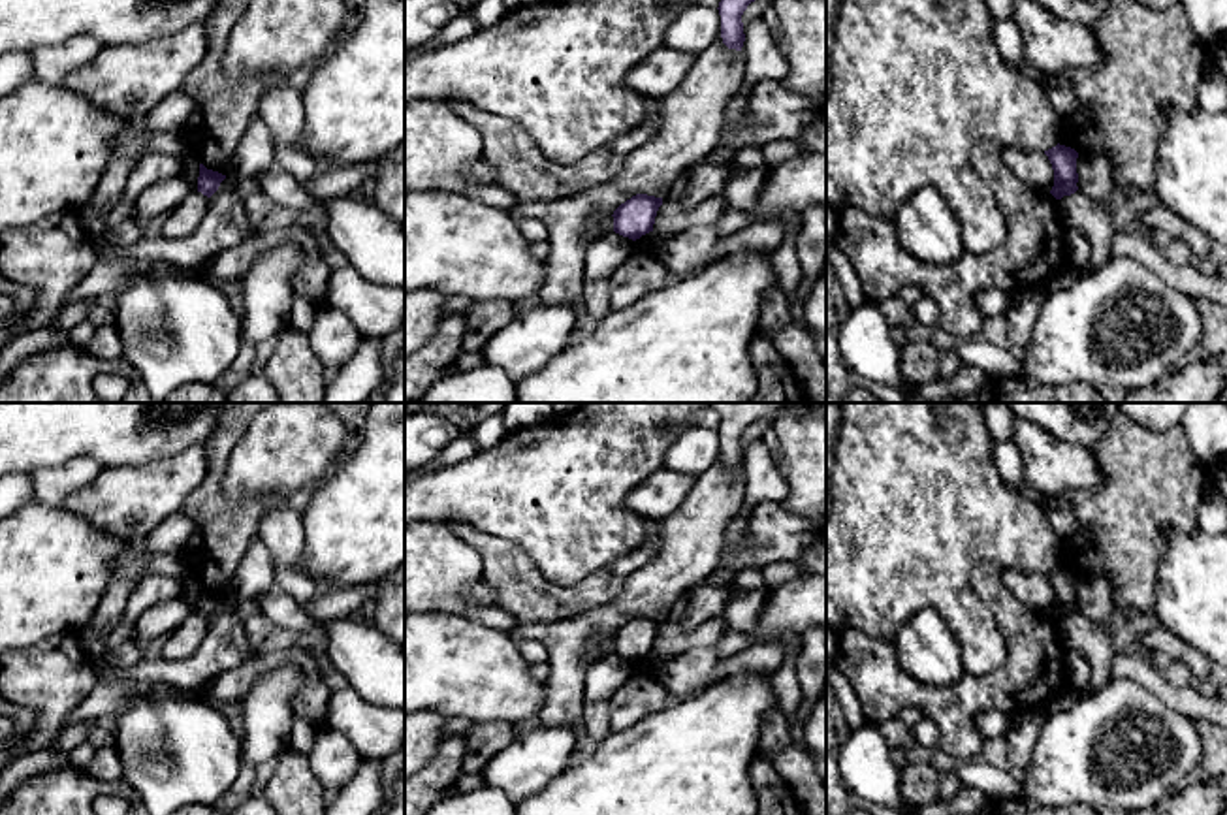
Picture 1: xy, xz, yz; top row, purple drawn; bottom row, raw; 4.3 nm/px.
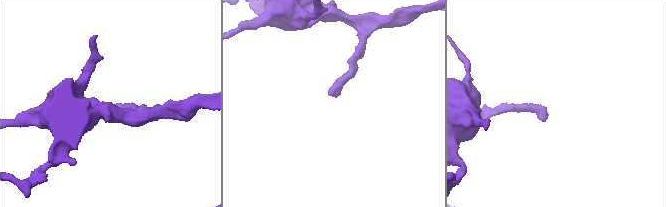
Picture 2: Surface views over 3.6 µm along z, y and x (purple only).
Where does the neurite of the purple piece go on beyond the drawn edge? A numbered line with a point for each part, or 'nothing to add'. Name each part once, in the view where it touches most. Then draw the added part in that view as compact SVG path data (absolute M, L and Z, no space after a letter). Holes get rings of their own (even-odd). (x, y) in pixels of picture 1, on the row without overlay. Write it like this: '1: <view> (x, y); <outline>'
nothing to add

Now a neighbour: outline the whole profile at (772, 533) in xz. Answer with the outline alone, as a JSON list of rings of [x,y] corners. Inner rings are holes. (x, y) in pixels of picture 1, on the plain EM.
[[[764,501],[747,516],[734,557],[717,565],[702,583],[728,589],[747,567],[760,570],[773,561],[798,561],[817,540],[819,536],[804,518],[790,514],[781,503]]]

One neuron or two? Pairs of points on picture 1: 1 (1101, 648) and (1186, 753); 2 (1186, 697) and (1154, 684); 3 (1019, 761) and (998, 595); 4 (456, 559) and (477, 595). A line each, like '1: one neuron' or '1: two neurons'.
1: two neurons
2: one neuron
3: two neurons
4: two neurons

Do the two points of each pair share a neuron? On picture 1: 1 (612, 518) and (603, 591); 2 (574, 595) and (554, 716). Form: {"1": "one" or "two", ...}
{"1": "two", "2": "two"}

